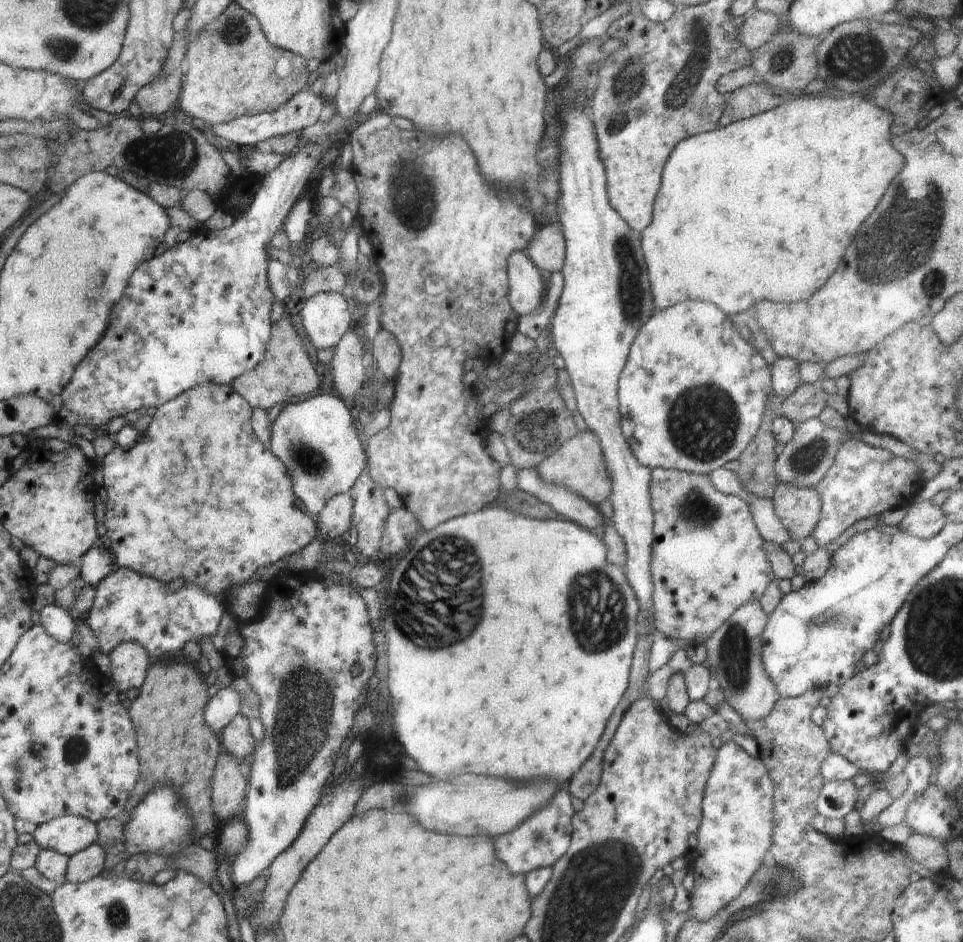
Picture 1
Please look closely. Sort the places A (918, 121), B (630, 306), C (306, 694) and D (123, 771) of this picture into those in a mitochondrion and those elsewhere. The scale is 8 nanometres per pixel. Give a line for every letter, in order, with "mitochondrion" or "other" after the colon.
A: other
B: mitochondrion
C: mitochondrion
D: other

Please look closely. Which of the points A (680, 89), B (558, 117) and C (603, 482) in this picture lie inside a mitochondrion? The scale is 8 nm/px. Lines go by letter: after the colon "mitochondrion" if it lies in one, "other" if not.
A: mitochondrion
B: other
C: other

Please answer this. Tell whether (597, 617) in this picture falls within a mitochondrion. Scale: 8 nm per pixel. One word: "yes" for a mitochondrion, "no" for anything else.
yes

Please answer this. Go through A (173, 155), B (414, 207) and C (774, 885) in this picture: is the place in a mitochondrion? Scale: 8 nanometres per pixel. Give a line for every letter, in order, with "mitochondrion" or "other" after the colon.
A: mitochondrion
B: mitochondrion
C: mitochondrion

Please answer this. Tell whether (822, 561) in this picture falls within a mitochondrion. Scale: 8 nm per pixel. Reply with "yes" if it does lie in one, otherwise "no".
no

